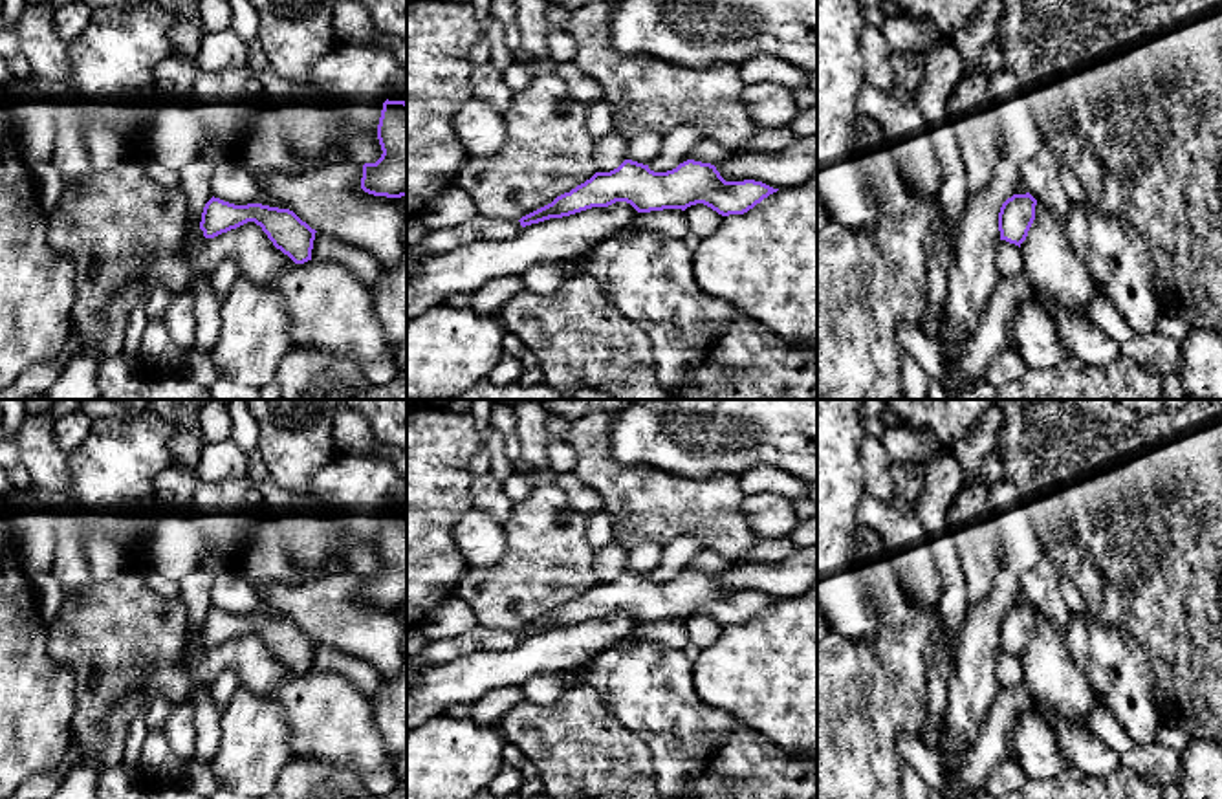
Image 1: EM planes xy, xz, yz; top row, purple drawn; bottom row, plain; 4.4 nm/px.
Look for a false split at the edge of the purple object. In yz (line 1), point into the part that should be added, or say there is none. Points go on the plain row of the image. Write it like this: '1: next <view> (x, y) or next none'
1: next none

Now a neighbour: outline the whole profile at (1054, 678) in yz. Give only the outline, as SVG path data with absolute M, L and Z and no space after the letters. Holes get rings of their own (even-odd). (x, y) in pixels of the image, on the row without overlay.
M1041 612L1035 630L1020 654L1022 684L1035 704L1052 709L1061 720L1083 726L1096 706L1086 674L1072 660L1064 645L1064 632L1057 630Z

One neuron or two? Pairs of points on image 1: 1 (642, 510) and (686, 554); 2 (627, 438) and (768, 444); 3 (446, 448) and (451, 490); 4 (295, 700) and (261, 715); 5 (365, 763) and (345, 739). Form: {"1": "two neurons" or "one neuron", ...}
{"1": "two neurons", "2": "one neuron", "3": "one neuron", "4": "two neurons", "5": "one neuron"}

